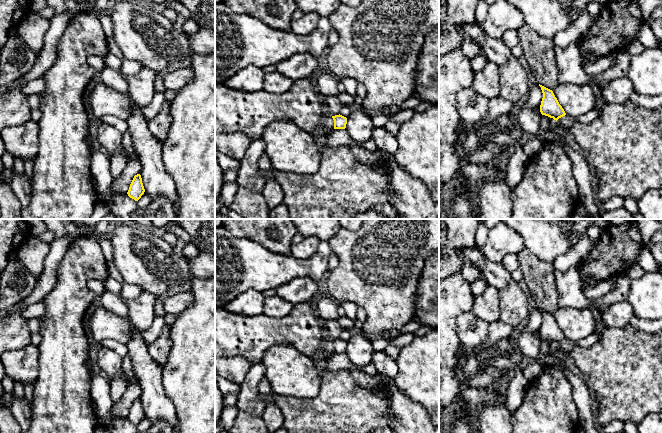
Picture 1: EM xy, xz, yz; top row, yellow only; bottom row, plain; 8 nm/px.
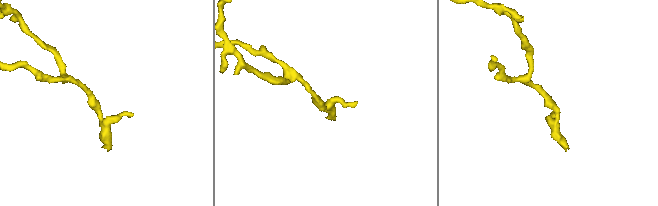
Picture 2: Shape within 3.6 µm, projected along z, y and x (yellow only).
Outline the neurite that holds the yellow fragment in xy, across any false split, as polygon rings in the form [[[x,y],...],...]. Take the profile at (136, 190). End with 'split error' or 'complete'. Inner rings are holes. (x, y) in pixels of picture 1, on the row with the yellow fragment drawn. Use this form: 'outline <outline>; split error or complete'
outline [[[137,174],[134,176],[127,194],[130,198],[134,199],[135,201],[138,201],[144,194],[144,192],[145,189],[142,183],[141,175]]]; complete

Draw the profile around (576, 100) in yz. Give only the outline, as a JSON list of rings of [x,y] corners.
[[[557,84],[552,91],[566,115],[575,119],[595,106],[595,94],[590,85]]]

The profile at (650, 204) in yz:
[[[648,189],[637,205],[645,219],[662,219],[662,189]]]

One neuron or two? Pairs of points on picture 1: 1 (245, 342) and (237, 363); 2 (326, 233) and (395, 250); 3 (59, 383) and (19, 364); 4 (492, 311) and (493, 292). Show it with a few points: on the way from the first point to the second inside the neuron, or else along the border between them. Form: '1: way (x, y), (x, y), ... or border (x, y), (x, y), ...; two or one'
1: border (225, 355), (240, 355), (252, 364); two
2: border (341, 229), (328, 240); two
3: border (37, 348), (38, 373), (36, 380), (32, 384); two
4: way (492, 306), (492, 297); one

